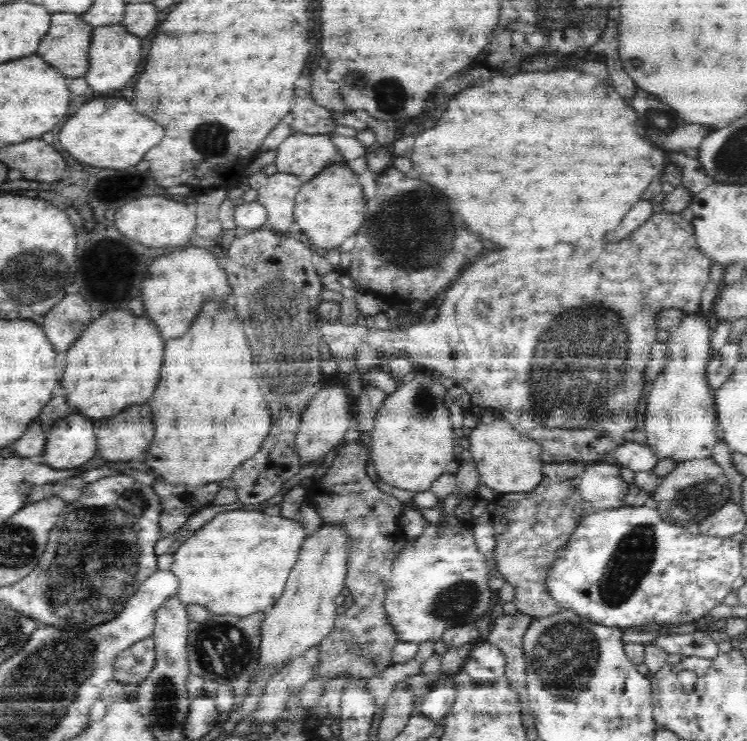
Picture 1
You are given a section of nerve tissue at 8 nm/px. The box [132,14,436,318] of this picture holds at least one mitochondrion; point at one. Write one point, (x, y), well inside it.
(390, 98)

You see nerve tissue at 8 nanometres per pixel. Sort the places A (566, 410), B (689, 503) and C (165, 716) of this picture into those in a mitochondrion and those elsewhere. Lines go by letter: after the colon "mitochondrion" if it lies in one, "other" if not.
A: mitochondrion
B: mitochondrion
C: mitochondrion

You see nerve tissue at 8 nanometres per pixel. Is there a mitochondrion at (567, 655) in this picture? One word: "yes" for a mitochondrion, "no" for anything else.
yes

